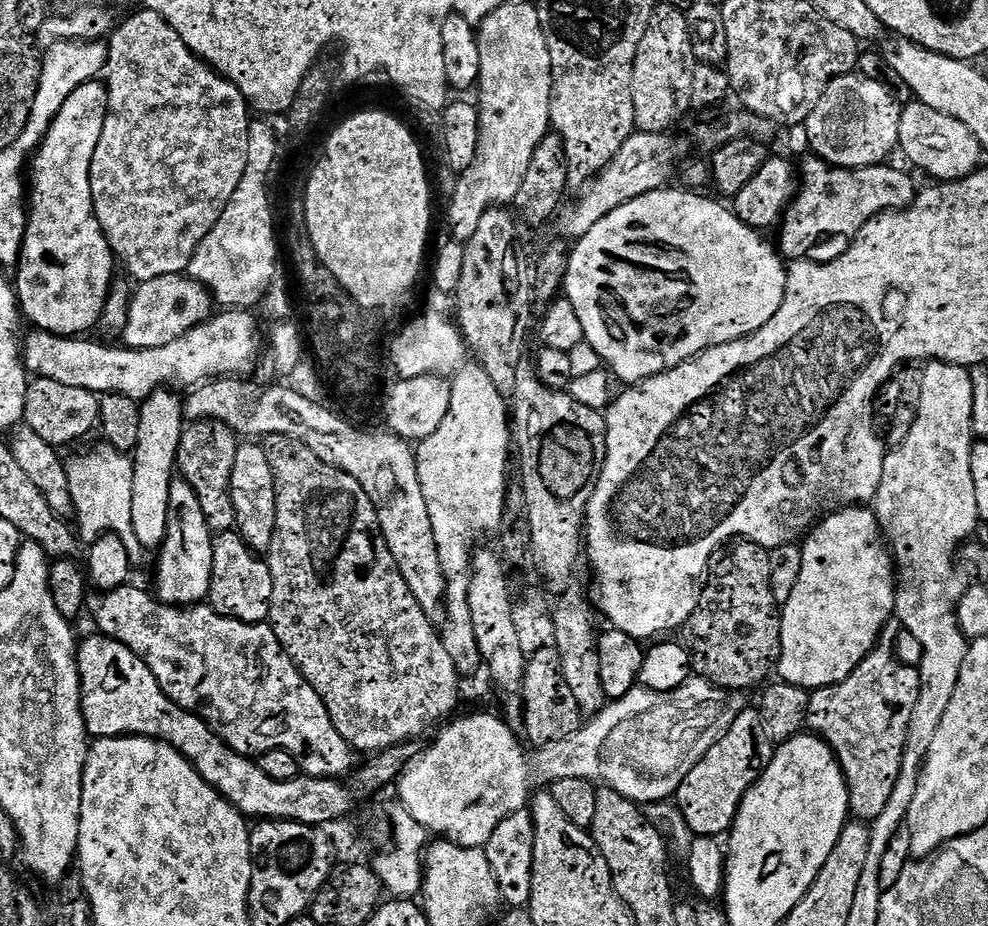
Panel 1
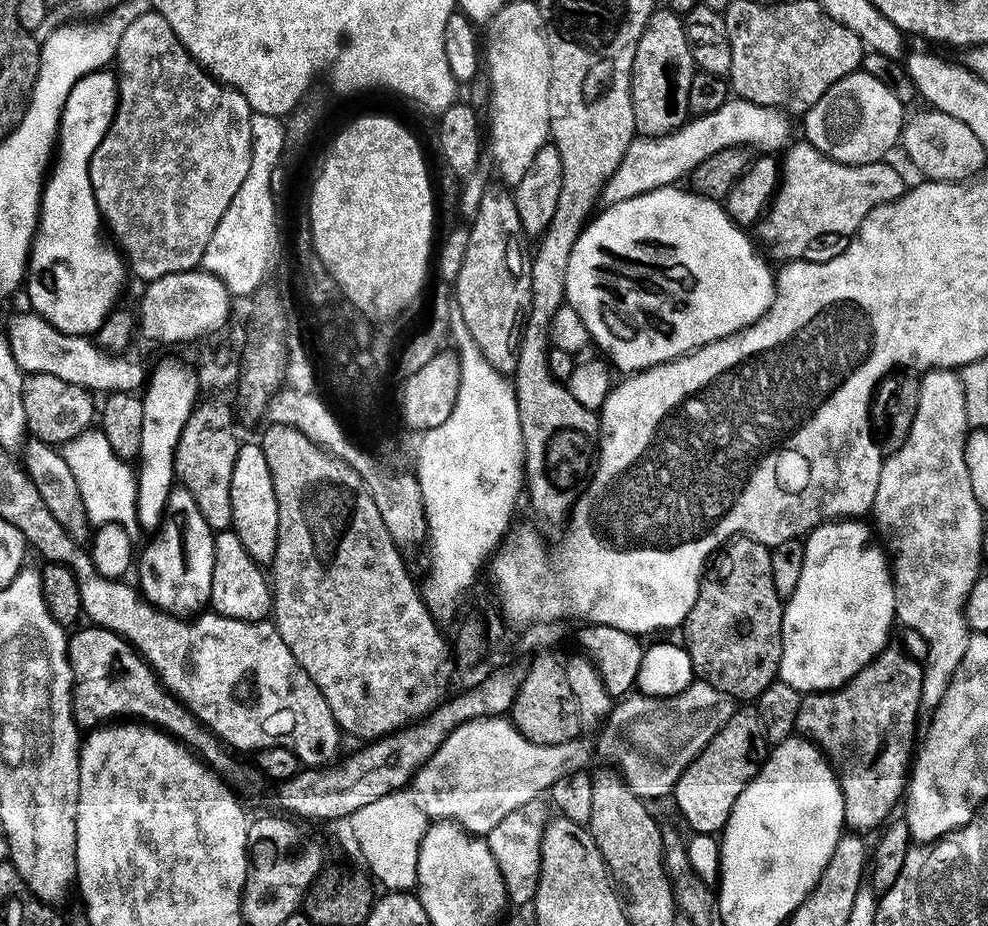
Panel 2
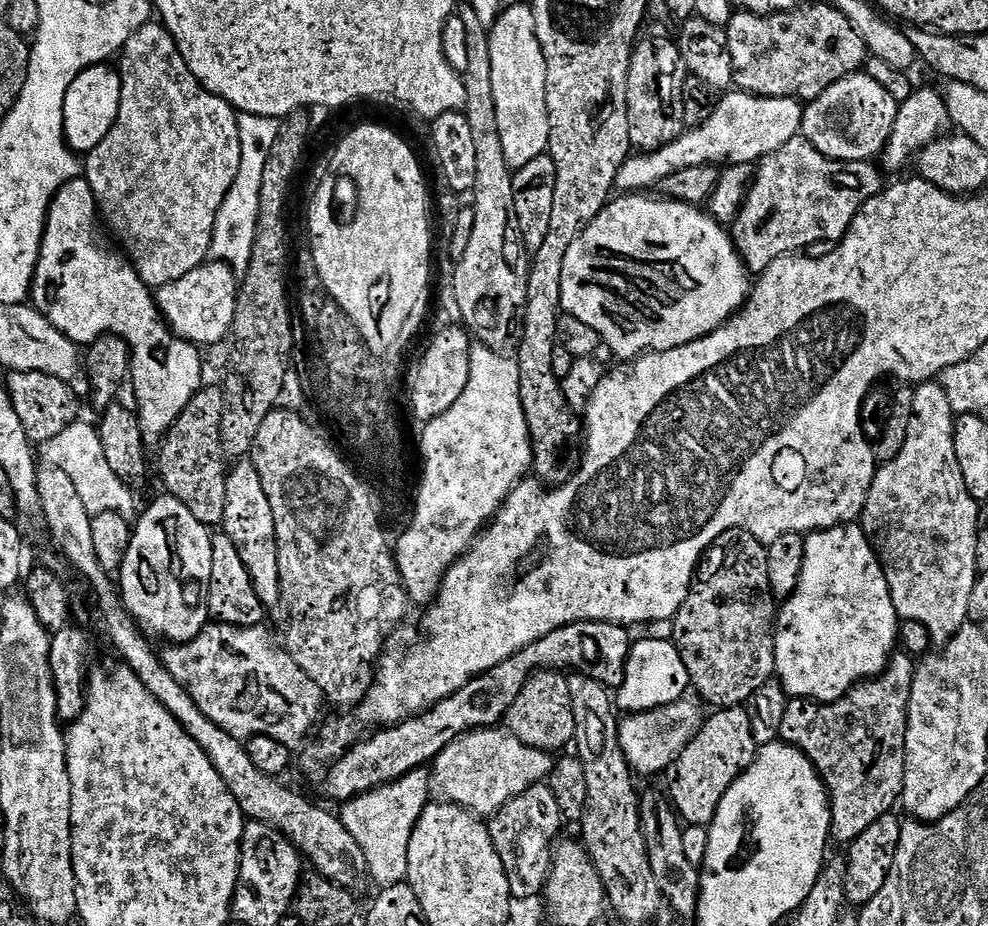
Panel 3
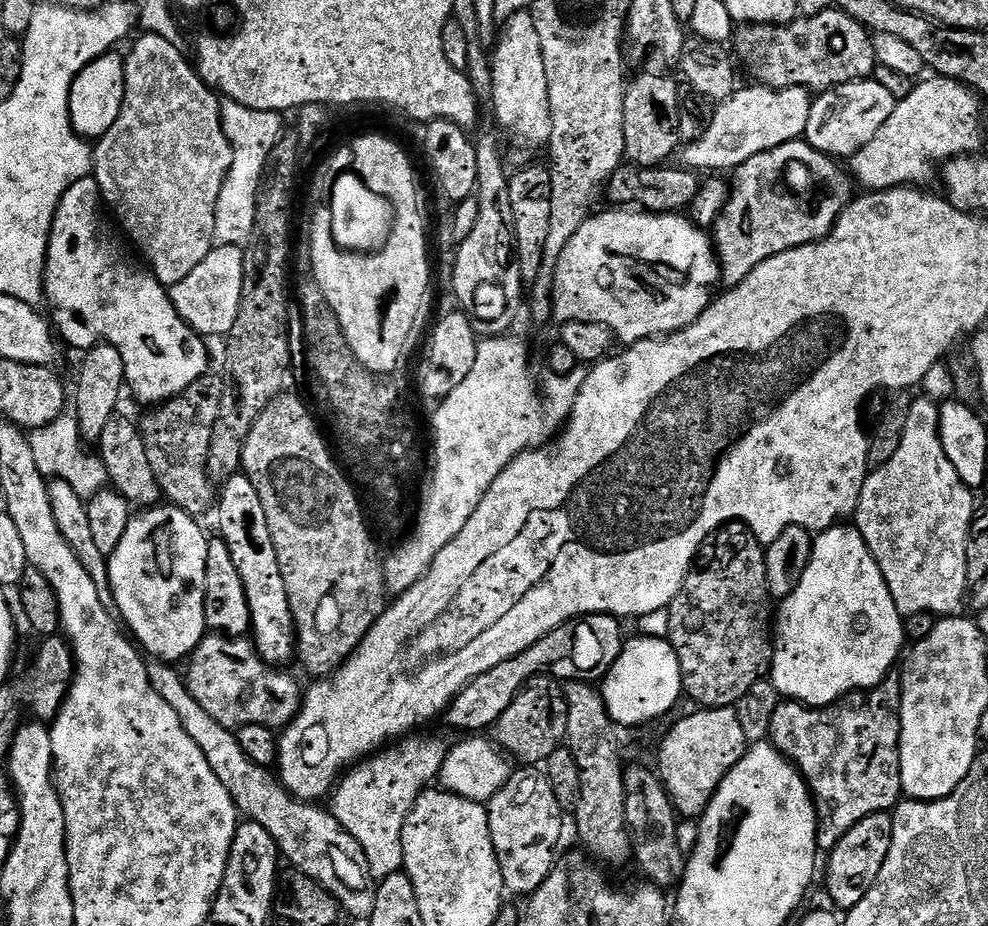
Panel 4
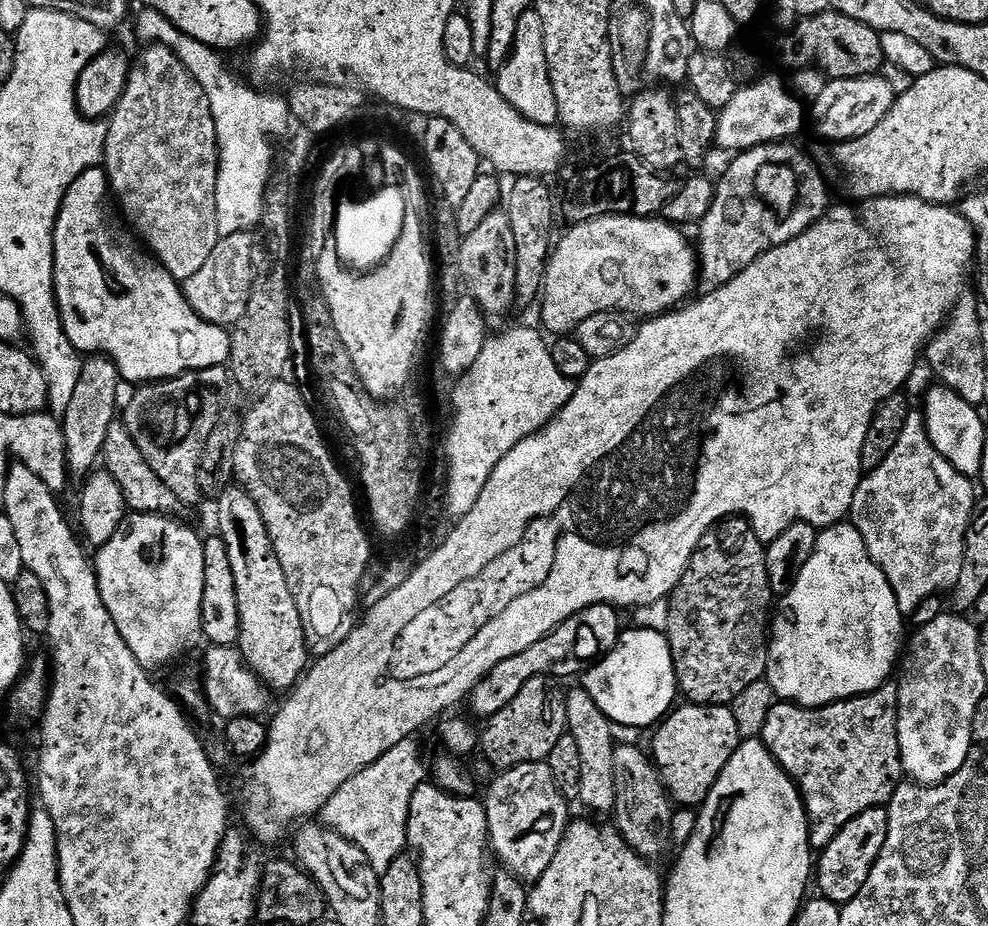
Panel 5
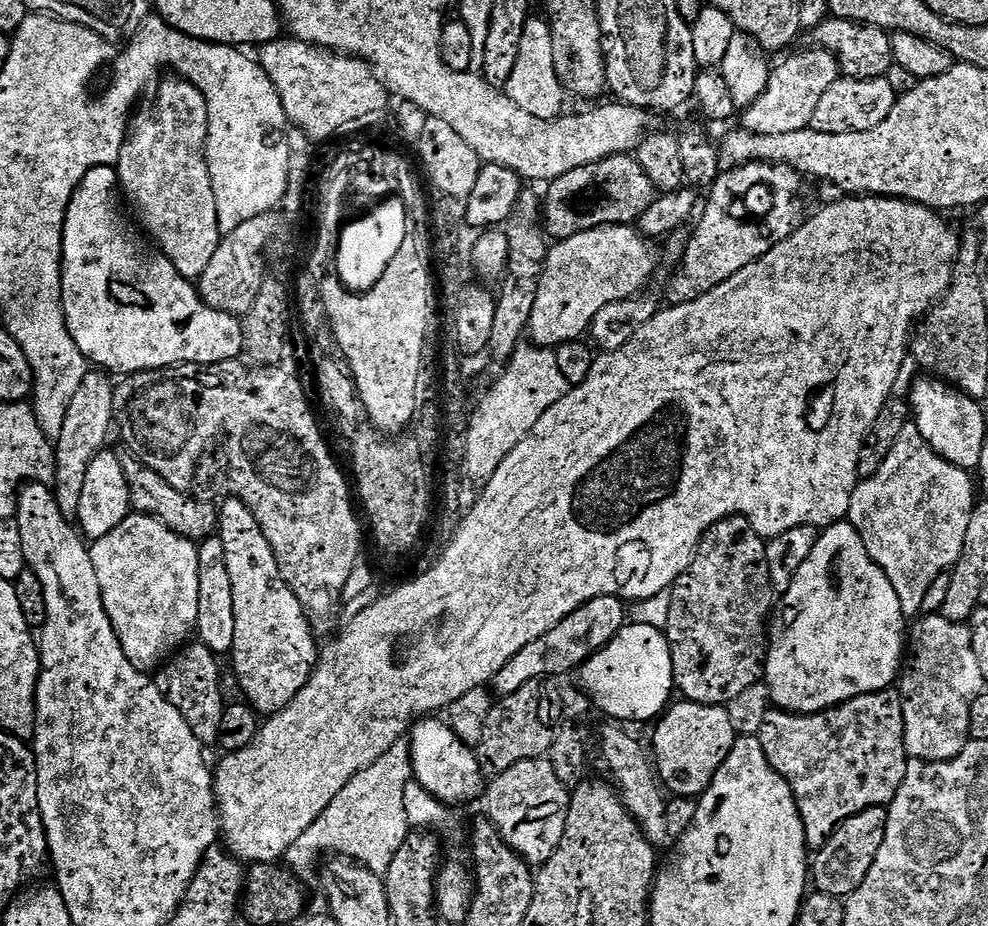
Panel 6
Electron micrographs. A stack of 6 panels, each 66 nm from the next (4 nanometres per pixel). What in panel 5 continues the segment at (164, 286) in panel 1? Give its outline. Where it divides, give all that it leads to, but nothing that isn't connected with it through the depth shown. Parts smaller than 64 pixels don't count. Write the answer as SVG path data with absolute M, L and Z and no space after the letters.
M251 231L221 236L220 240L214 246L214 254L206 258L202 270L194 274L194 278L183 281L184 297L190 302L190 306L202 317L208 324L218 324L221 326L235 326L242 314L246 311L246 304L250 301L252 286L252 264L251 248L253 233Z

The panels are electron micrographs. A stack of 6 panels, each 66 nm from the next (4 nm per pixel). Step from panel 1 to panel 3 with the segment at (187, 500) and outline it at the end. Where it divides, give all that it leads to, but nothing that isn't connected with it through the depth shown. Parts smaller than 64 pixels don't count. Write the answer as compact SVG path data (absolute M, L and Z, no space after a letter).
M160 494L145 512L143 509L139 513L132 530L130 546L118 573L118 587L125 610L136 619L136 623L149 637L161 636L164 642L185 644L210 623L208 595L212 537L209 525L198 522L198 518L194 518L194 514L181 500L167 494Z

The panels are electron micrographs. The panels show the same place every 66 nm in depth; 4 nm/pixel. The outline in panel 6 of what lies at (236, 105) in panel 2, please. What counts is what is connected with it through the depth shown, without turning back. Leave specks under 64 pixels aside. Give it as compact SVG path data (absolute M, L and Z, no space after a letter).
M161 79L155 89L157 92L152 104L146 105L145 103L133 115L128 134L124 138L124 145L120 150L120 156L116 159L114 167L119 191L123 199L125 196L132 203L137 216L135 219L139 221L142 228L142 223L144 223L143 231L151 237L155 247L164 253L165 258L176 267L178 274L182 274L187 280L196 282L206 270L206 266L210 266L210 258L214 258L214 250L218 250L222 239L216 203L210 186L210 174L204 161L208 115L202 94L189 80L171 79Z

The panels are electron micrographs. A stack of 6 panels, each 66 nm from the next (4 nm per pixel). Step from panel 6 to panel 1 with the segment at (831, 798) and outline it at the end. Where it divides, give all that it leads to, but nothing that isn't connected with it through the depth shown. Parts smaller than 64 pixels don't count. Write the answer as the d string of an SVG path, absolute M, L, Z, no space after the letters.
M893 618L884 625L880 632L880 639L877 640L872 653L856 667L852 673L842 682L831 684L825 688L815 689L809 695L809 704L806 706L805 725L809 733L815 734L821 740L827 742L832 747L832 753L836 755L836 760L840 764L841 770L844 772L844 780L848 783L848 807L851 815L860 822L871 822L878 818L878 814L882 814L882 810L886 810L886 802L890 802L890 794L894 794L895 783L898 782L898 774L902 770L902 754L906 746L906 734L910 730L910 718L914 718L914 706L918 702L918 694L920 693L920 669L911 668L909 664L904 664L896 657L896 639L902 630L899 620Z

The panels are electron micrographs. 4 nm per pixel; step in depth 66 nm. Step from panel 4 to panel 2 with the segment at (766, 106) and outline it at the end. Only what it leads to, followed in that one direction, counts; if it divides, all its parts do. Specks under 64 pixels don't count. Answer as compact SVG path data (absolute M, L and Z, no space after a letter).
M732 98L716 113L689 119L684 127L660 140L637 138L633 140L630 150L626 150L622 166L614 170L614 178L610 178L604 188L603 199L608 200L609 205L621 204L663 188L679 185L687 181L692 172L698 170L702 162L706 162L706 158L714 158L714 154L722 150L757 148L757 153L760 154L779 153L779 148L783 149L789 143L788 135L792 132L792 124L787 119L791 120L779 108L767 108Z

